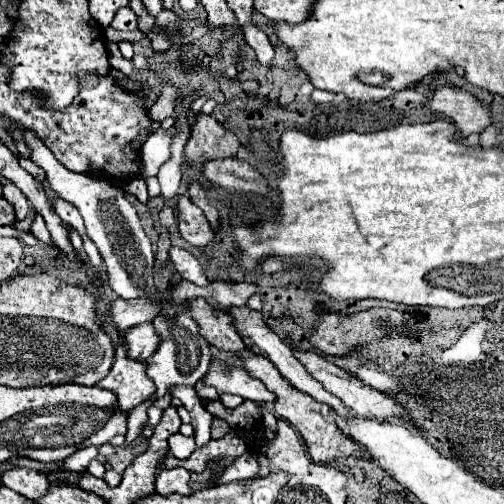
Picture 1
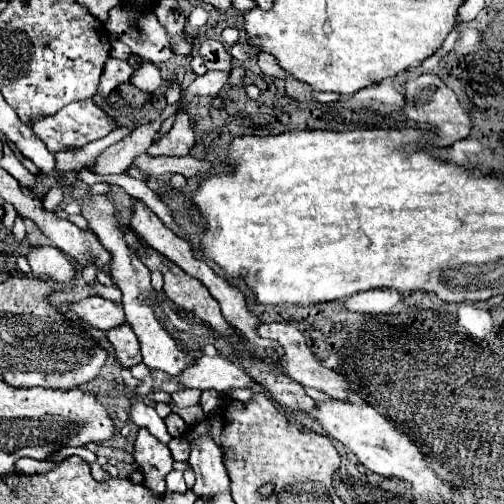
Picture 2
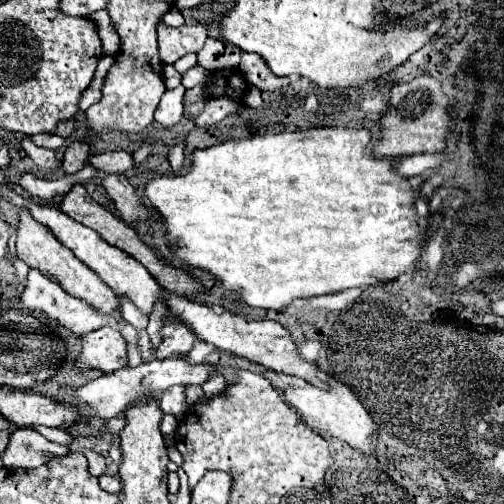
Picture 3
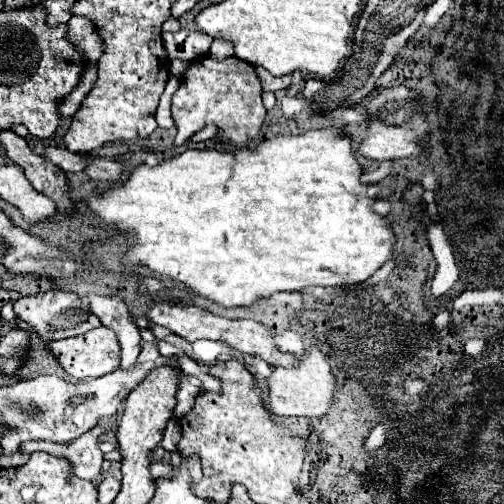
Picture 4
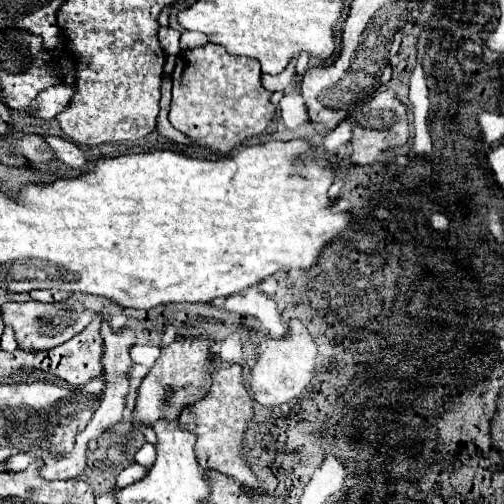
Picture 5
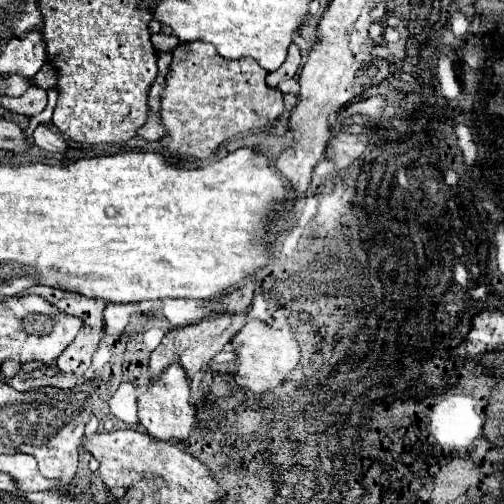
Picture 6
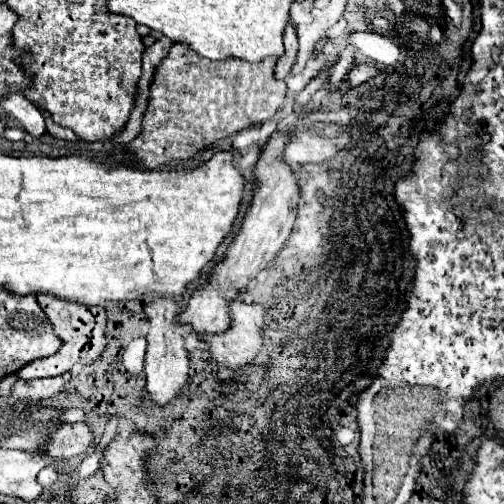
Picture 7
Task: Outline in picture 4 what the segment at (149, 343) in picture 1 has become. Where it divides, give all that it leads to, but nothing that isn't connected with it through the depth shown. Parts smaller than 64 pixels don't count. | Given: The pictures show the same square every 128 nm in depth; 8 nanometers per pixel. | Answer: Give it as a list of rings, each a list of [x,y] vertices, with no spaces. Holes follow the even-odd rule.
[[[106,326],[94,328],[78,338],[54,340],[50,342],[50,350],[76,380],[98,378],[120,366],[118,338]]]

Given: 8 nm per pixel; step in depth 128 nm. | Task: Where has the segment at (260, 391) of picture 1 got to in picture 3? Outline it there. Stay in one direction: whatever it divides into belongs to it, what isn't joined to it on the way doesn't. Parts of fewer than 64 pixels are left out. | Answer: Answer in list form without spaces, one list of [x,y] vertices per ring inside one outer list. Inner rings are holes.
[[[170,358],[170,360],[164,360],[164,362],[152,360],[148,364],[140,364],[140,366],[134,366],[134,368],[126,366],[126,368],[120,368],[116,372],[102,374],[96,380],[88,382],[86,386],[82,386],[80,390],[76,390],[76,396],[82,398],[82,404],[94,416],[100,416],[100,418],[106,418],[108,420],[108,418],[118,416],[132,402],[136,402],[140,398],[148,398],[148,396],[152,396],[152,398],[154,396],[160,396],[170,386],[176,386],[176,384],[198,384],[200,386],[214,372],[220,372],[220,366],[218,364],[210,364],[210,362],[192,366],[184,358]]]

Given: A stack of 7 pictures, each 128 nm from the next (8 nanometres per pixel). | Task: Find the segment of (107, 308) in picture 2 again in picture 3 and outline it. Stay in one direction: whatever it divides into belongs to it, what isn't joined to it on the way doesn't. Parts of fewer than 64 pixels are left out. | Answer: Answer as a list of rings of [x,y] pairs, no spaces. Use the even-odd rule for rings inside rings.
[[[30,269],[28,272],[28,286],[26,290],[22,292],[22,298],[20,298],[20,304],[26,308],[26,310],[42,310],[46,316],[50,316],[52,320],[58,322],[58,326],[62,328],[68,328],[68,330],[74,330],[76,334],[88,334],[88,332],[94,332],[102,326],[108,326],[112,322],[112,318],[108,314],[102,314],[98,312],[96,308],[92,308],[86,300],[80,300],[80,298],[74,298],[70,296],[64,288],[60,288],[60,284],[56,284],[52,278],[44,276],[40,270]]]

